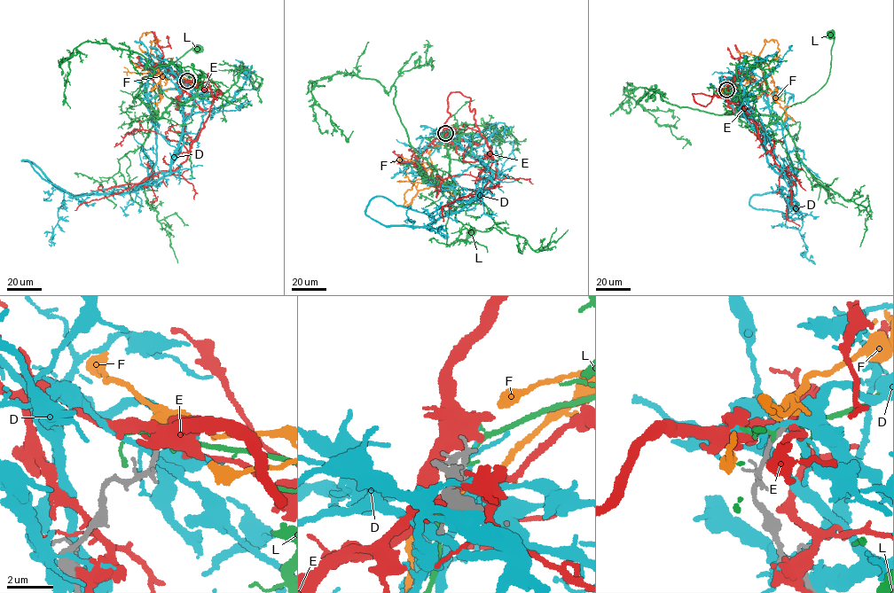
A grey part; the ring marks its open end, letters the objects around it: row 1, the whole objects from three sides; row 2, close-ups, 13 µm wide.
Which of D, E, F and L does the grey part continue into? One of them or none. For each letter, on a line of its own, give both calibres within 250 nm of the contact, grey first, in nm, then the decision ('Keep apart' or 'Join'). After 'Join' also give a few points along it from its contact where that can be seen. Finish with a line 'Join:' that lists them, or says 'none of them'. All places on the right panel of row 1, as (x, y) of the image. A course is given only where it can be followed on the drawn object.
D: Thickness 240 nm (grey) against 280 nm. Keep apart
E: Thickness 240 nm (grey) against 240 nm. Keep apart
F: Thickness 240 nm (grey) against 480 nm. Keep apart
L: Thickness 280 nm (grey) against 200 nm. Keep apart
Join: none of them

